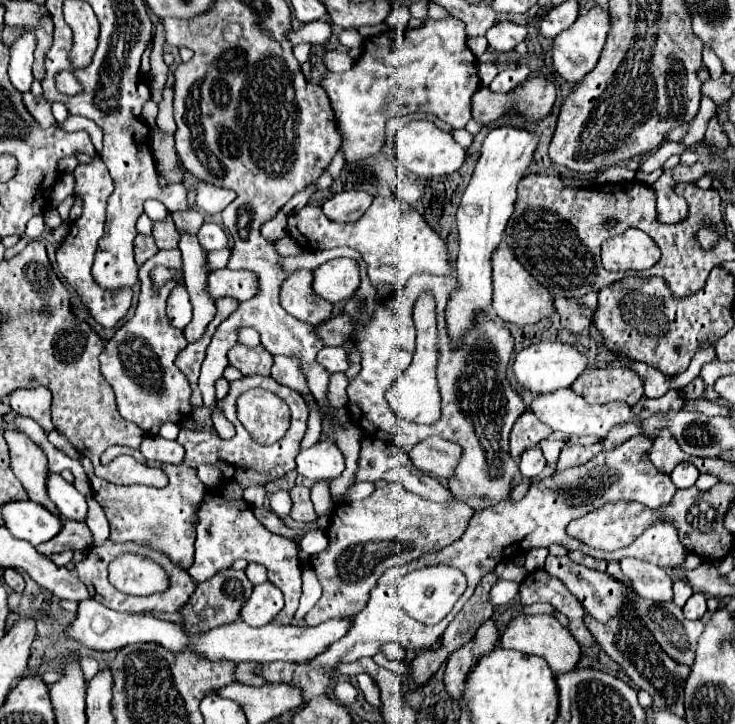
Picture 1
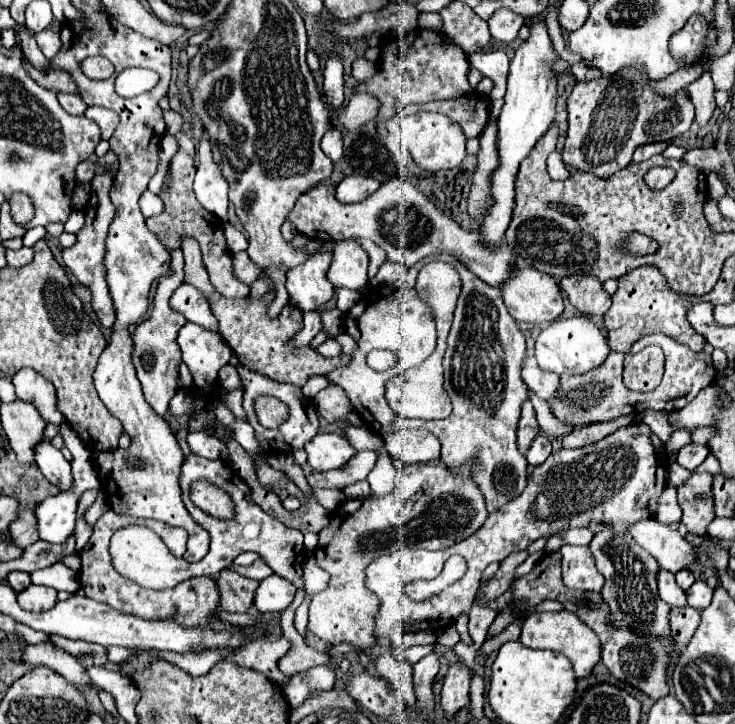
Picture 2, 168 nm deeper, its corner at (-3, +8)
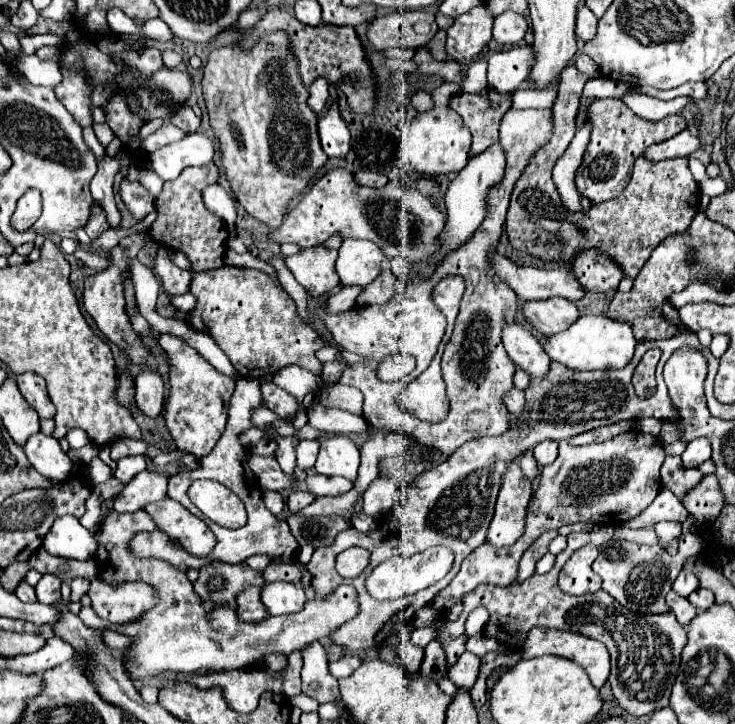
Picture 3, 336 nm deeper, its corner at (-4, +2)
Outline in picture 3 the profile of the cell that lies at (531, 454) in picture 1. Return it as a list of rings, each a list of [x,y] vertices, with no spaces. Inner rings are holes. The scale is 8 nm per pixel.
[[[544,440],[534,448],[534,458],[538,462],[538,466],[546,466],[552,464],[558,456],[558,442],[554,440]]]

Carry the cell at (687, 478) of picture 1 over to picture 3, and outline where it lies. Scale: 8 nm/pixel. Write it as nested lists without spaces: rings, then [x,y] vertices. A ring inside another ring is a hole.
[[[704,438],[692,440],[682,454],[684,468],[698,468],[702,462],[706,462],[710,458],[710,452],[712,452],[710,440],[704,440]]]

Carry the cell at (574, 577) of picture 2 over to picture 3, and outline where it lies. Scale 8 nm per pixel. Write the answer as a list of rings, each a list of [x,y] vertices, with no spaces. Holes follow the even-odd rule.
[[[584,546],[576,550],[560,570],[558,586],[574,596],[600,590],[602,580],[596,572],[592,572],[592,562],[596,560],[596,556],[598,556],[596,546]]]

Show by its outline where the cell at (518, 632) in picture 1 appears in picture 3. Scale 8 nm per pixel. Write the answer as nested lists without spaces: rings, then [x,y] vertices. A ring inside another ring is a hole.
[[[532,628],[528,632],[528,640],[524,642],[520,654],[522,654],[522,658],[538,658],[538,656],[544,656],[544,654],[554,654],[554,656],[568,658],[568,660],[580,664],[586,670],[586,674],[590,676],[590,680],[592,680],[592,684],[596,688],[602,688],[606,684],[606,680],[608,680],[608,674],[610,674],[610,656],[608,656],[608,650],[604,648],[604,644],[600,644],[598,640],[592,640],[588,636],[568,632],[568,630]]]

